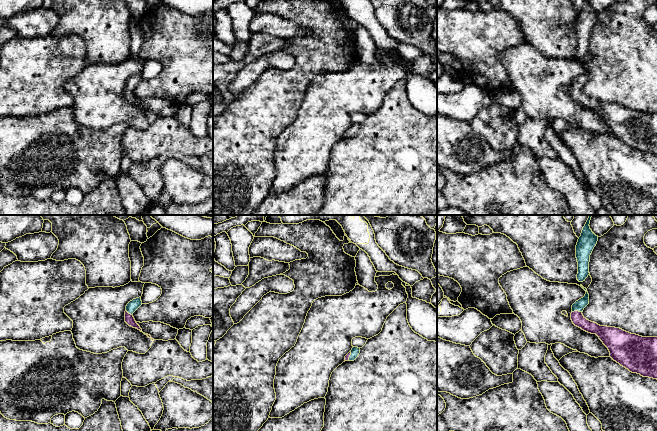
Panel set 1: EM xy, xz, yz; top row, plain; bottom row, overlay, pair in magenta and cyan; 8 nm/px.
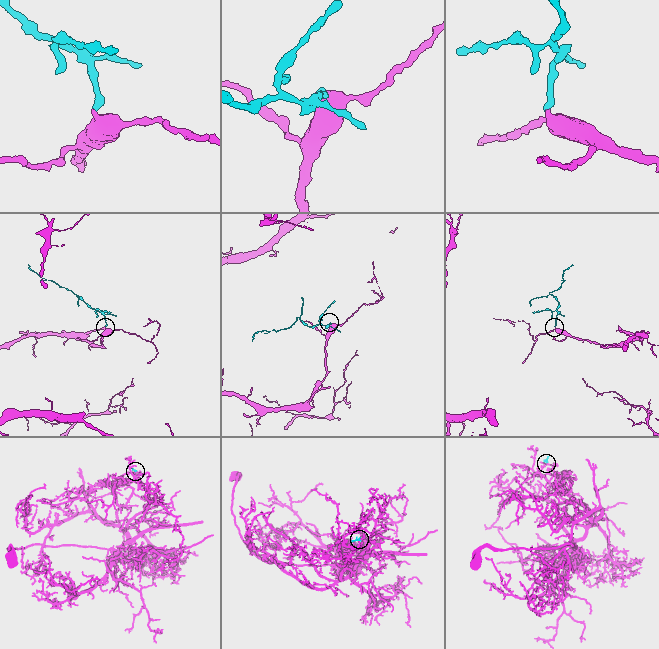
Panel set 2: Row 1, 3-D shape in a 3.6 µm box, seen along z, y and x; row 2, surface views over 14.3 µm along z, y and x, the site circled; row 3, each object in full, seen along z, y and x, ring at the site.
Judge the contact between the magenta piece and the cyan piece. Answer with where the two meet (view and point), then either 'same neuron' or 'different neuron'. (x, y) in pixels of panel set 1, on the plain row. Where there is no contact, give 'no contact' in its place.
meets magenta in yz at (576, 87); same neuron

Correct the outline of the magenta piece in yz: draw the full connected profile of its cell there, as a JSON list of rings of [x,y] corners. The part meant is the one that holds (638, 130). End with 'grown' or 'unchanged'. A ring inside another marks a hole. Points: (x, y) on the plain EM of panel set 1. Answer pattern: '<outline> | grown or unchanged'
[[[582,61],[580,62],[586,67],[586,70],[572,81],[571,96],[573,100],[588,109],[596,110],[608,124],[610,133],[630,148],[640,150],[643,153],[657,155],[657,113],[642,113],[620,104],[600,102],[587,96],[582,88],[589,80],[589,70],[586,64]]] | grown

